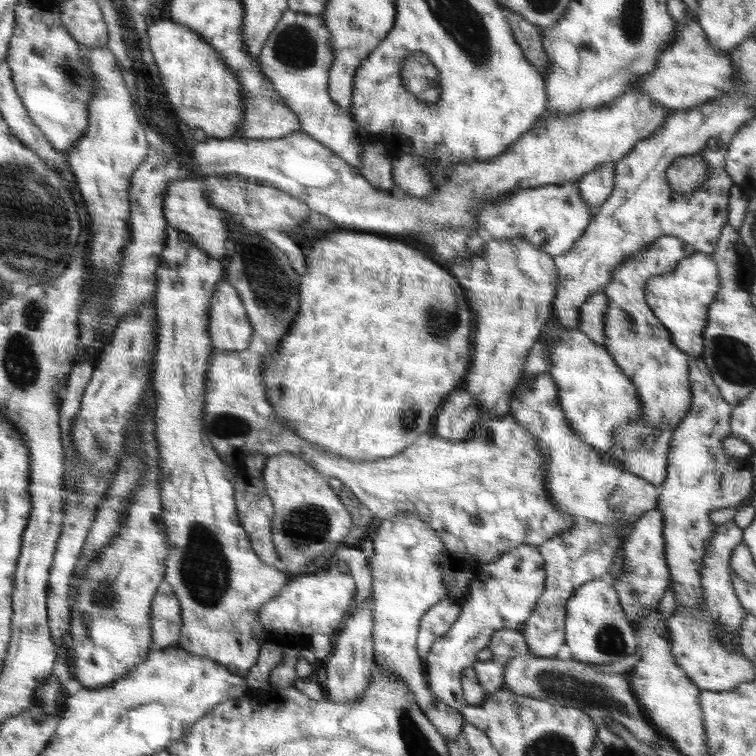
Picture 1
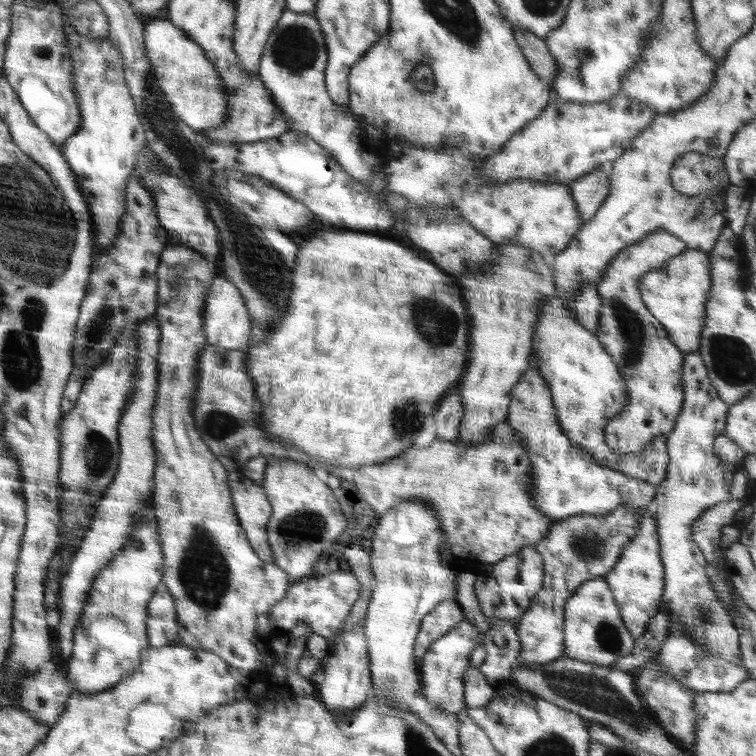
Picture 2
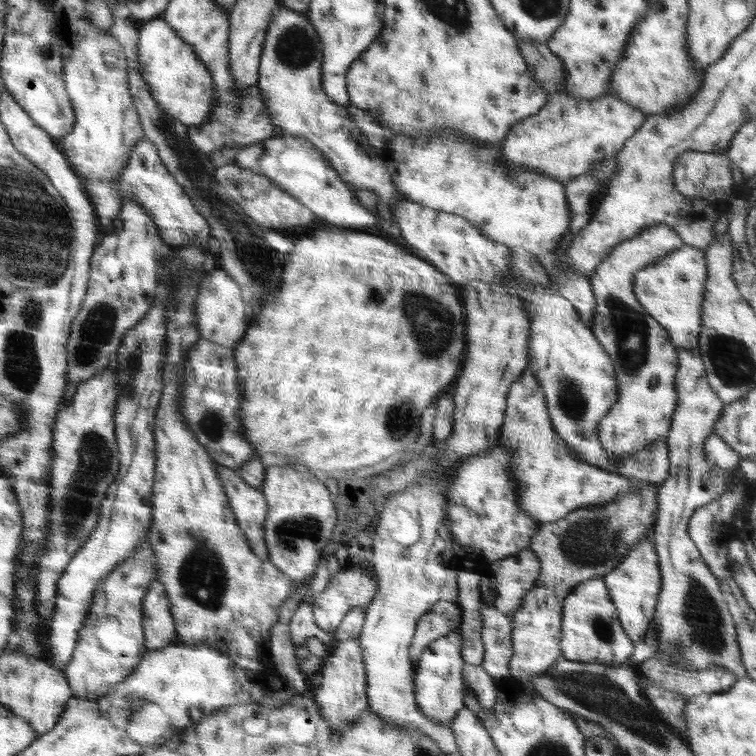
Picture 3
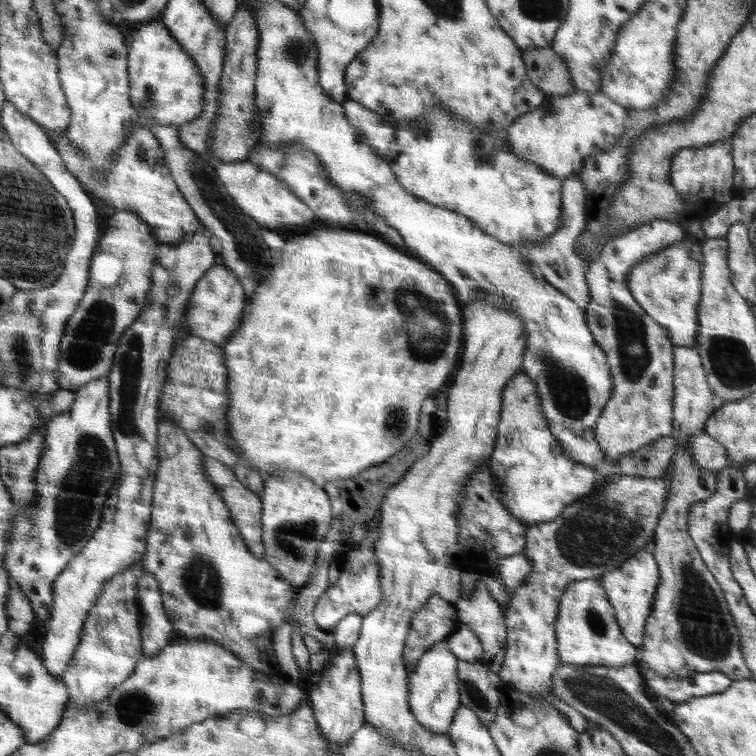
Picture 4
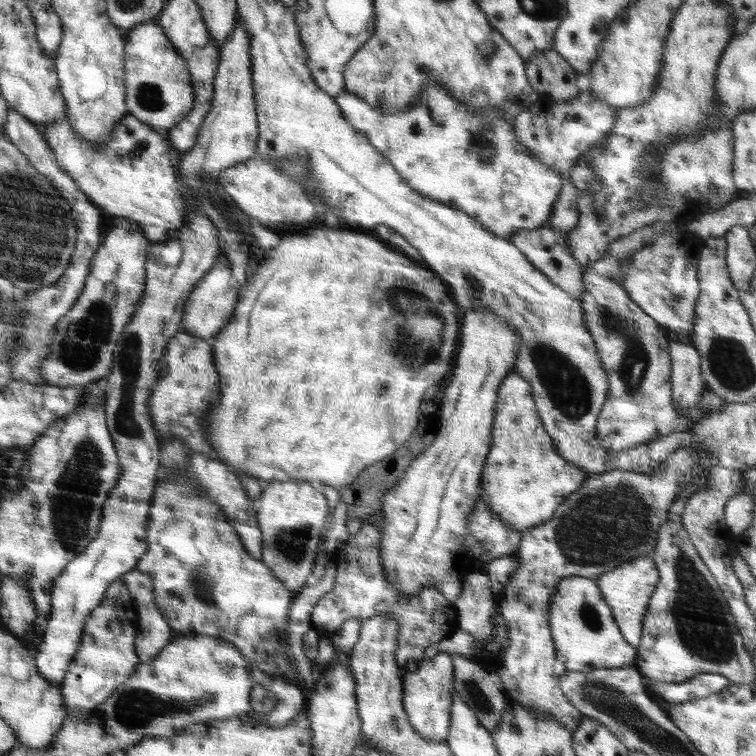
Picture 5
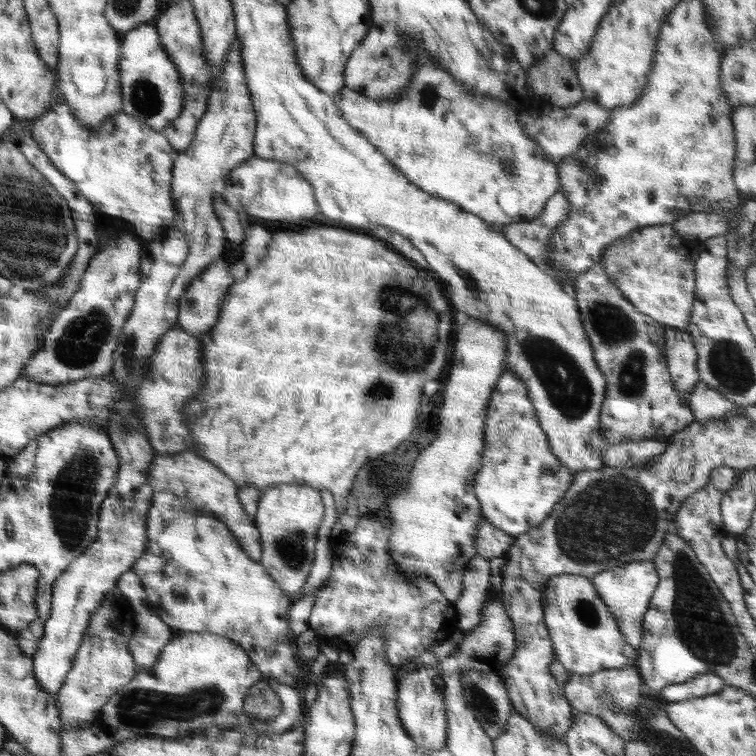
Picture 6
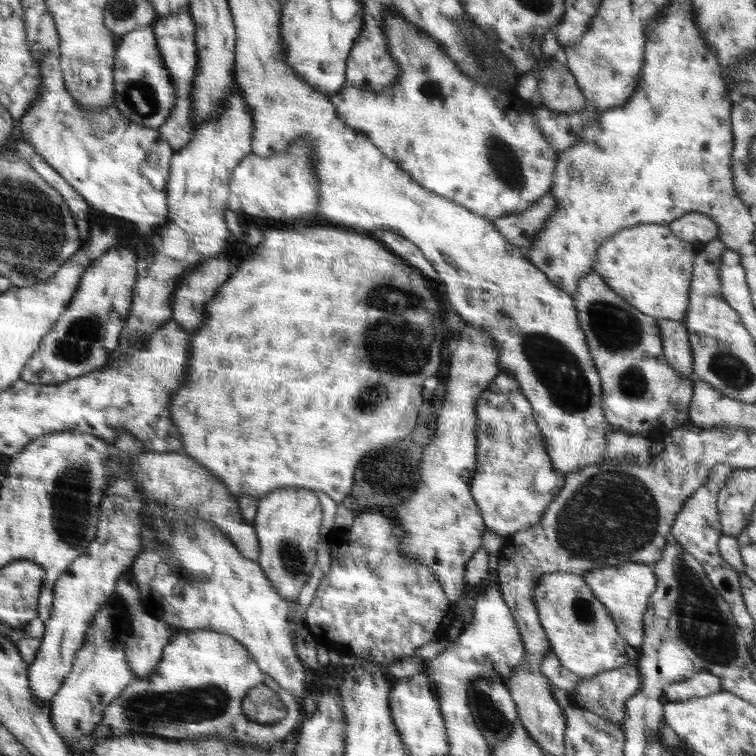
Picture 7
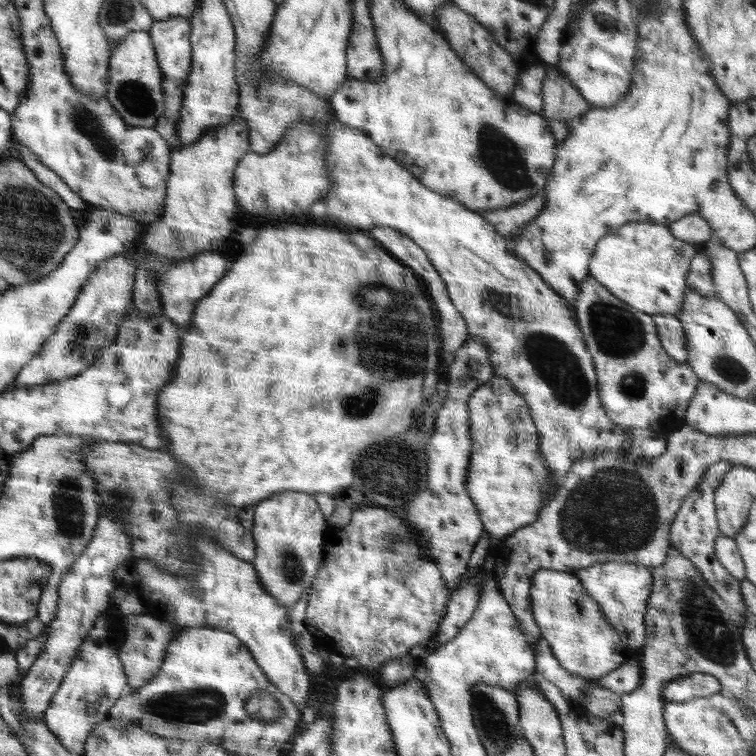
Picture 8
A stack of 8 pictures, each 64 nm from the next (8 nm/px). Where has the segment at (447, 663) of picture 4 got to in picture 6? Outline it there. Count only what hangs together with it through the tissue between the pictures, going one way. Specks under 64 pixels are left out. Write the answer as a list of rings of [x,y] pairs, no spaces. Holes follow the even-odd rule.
[[[418,667],[414,672],[401,675],[396,705],[398,716],[405,731],[421,750],[440,750],[446,747],[447,716],[444,705],[442,674],[438,669]]]

